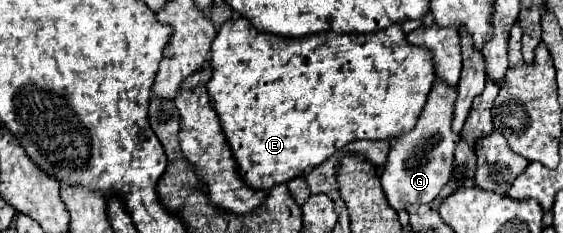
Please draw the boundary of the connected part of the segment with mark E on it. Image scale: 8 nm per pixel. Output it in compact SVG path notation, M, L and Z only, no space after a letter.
M240 16L222 24L212 44L210 64L212 78L206 84L210 104L220 116L244 182L254 190L290 182L354 140L388 140L410 132L434 84L430 52L412 46L400 24L374 34L322 32L308 38L286 38L258 32Z

